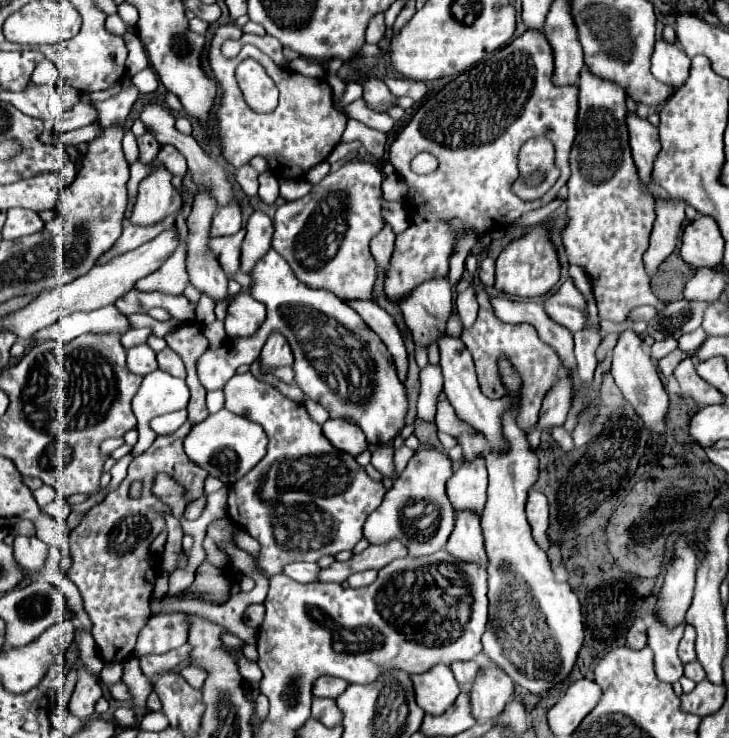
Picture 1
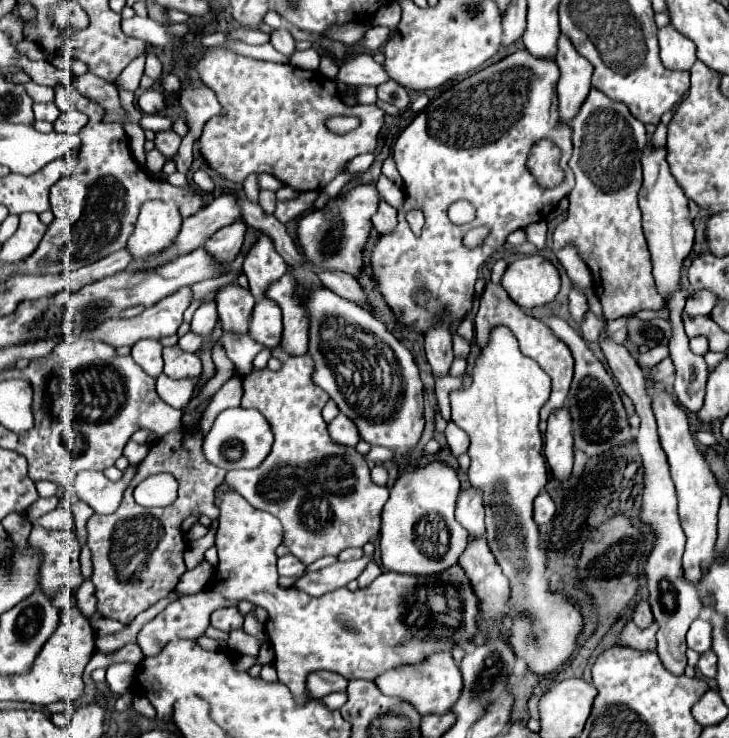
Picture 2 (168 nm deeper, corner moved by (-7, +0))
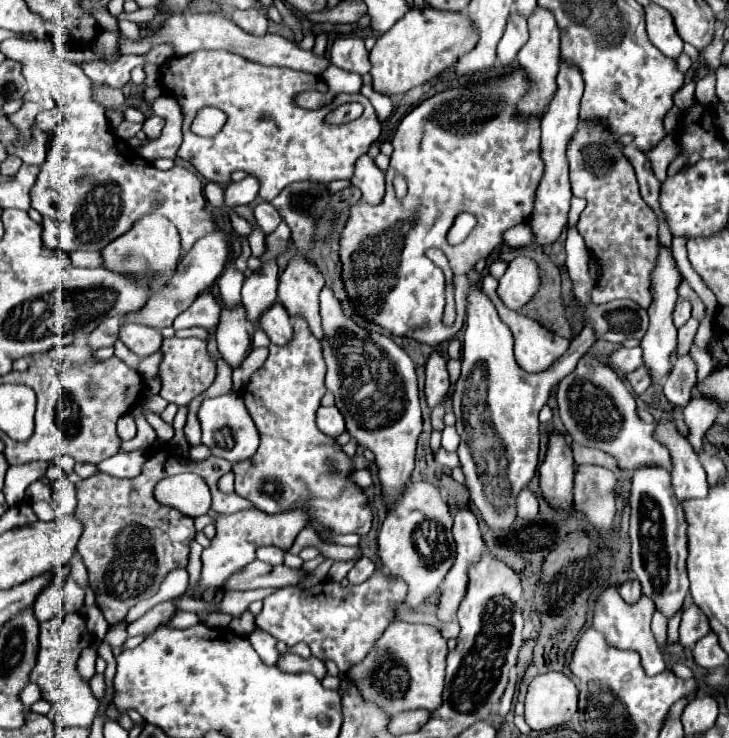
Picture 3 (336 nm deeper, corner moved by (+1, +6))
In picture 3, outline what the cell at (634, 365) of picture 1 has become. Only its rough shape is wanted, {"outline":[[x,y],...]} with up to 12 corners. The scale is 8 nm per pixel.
{"outline":[[675,419],[657,421],[671,453],[671,483],[683,503],[709,493],[707,473]]}

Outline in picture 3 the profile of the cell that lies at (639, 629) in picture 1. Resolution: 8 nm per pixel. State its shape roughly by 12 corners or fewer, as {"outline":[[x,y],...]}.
{"outline":[[637,579],[625,581],[619,593],[625,603],[635,603],[641,597]]}

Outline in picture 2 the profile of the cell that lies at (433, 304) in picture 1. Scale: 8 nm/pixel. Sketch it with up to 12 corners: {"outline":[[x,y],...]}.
{"outline":[[449,323],[425,333],[433,375],[449,375],[455,359]]}

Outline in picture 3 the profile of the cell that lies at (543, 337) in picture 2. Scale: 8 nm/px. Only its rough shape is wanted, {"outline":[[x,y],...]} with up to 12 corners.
{"outline":[[485,275],[481,291],[515,337],[515,359],[527,373],[549,369],[569,339],[521,315],[495,293]]}

